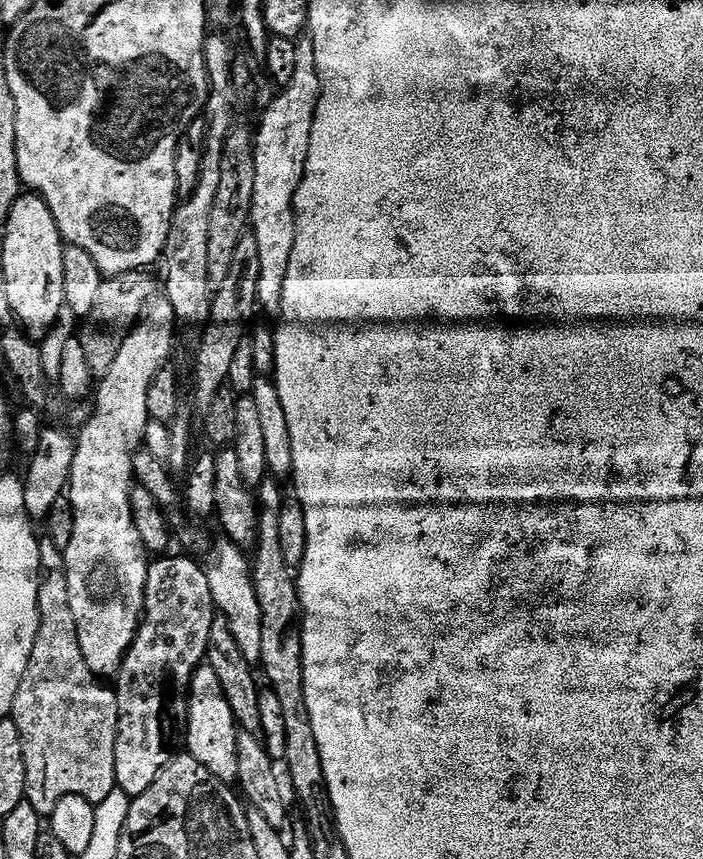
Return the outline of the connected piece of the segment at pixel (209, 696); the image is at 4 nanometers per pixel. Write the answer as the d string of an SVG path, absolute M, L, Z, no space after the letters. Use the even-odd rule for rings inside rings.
M208 663L201 664L188 683L188 722L184 726L186 752L198 762L202 762L202 766L206 766L206 770L210 770L214 778L229 786L235 785L238 778L237 731L235 716L226 702L217 675Z

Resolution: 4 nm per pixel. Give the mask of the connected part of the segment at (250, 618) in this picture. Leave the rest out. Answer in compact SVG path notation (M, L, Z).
M213 543L206 557L206 571L212 602L216 606L217 613L224 616L226 622L229 623L230 633L234 636L246 662L251 666L256 666L260 662L260 647L262 646L262 610L258 610L258 596L254 594L250 560L235 544L223 543Z

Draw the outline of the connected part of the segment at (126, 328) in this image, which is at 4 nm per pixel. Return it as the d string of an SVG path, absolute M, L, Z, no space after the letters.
M143 271L123 272L117 276L109 276L102 282L94 301L94 308L79 325L78 339L80 348L84 351L84 360L92 371L93 377L103 378L114 366L114 358L120 349L120 343L125 336L136 326L140 319L144 306L150 295L148 280Z

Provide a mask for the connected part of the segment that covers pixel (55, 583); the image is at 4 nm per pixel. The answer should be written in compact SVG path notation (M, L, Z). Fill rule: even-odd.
M47 538L40 540L40 585L38 586L38 614L40 615L40 625L38 626L38 638L34 642L34 650L30 654L30 662L22 682L18 686L18 694L12 703L10 718L18 726L18 734L22 742L22 754L26 762L26 800L34 806L34 810L40 812L41 817L51 817L54 806L62 798L67 796L81 796L94 805L100 804L108 794L116 788L116 763L114 754L116 753L116 735L118 734L118 702L116 693L111 687L108 688L103 679L97 678L86 666L86 658L82 658L82 650L78 646L78 630L74 626L74 614L70 614L70 582L68 581L68 571L64 561L63 551L54 546L54 542Z

